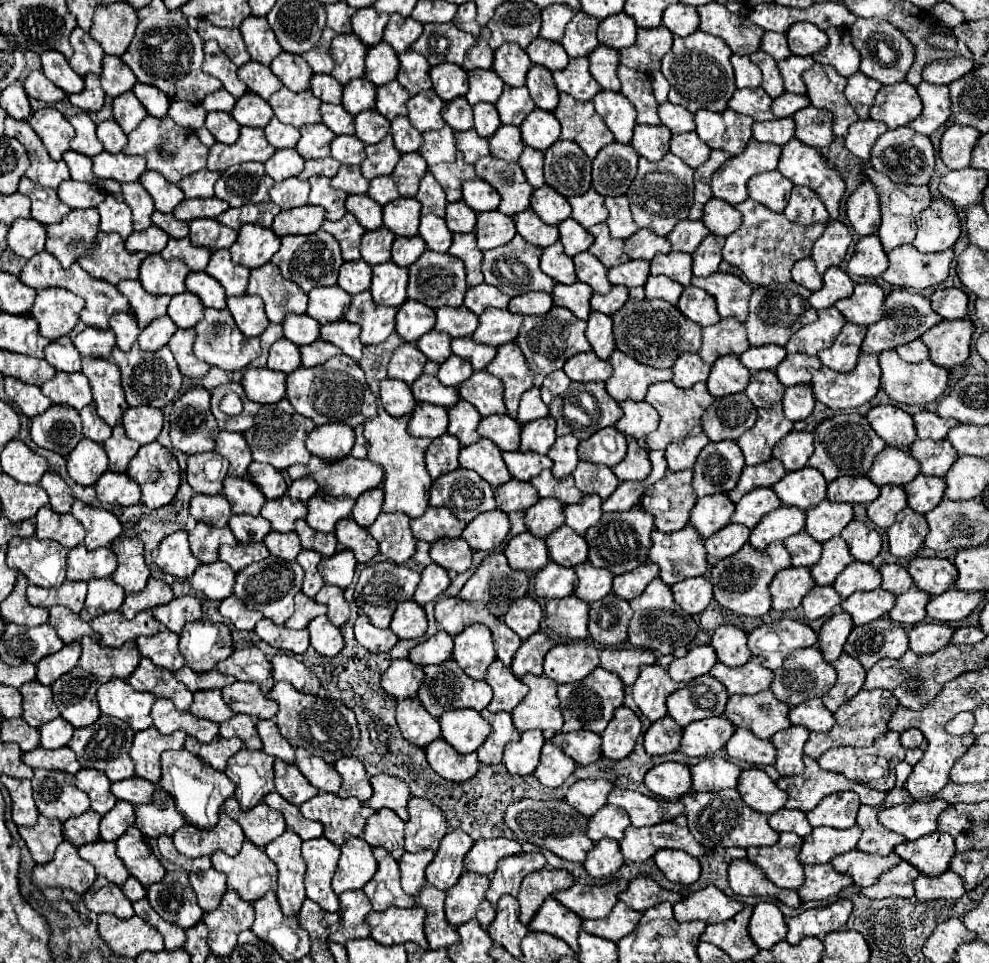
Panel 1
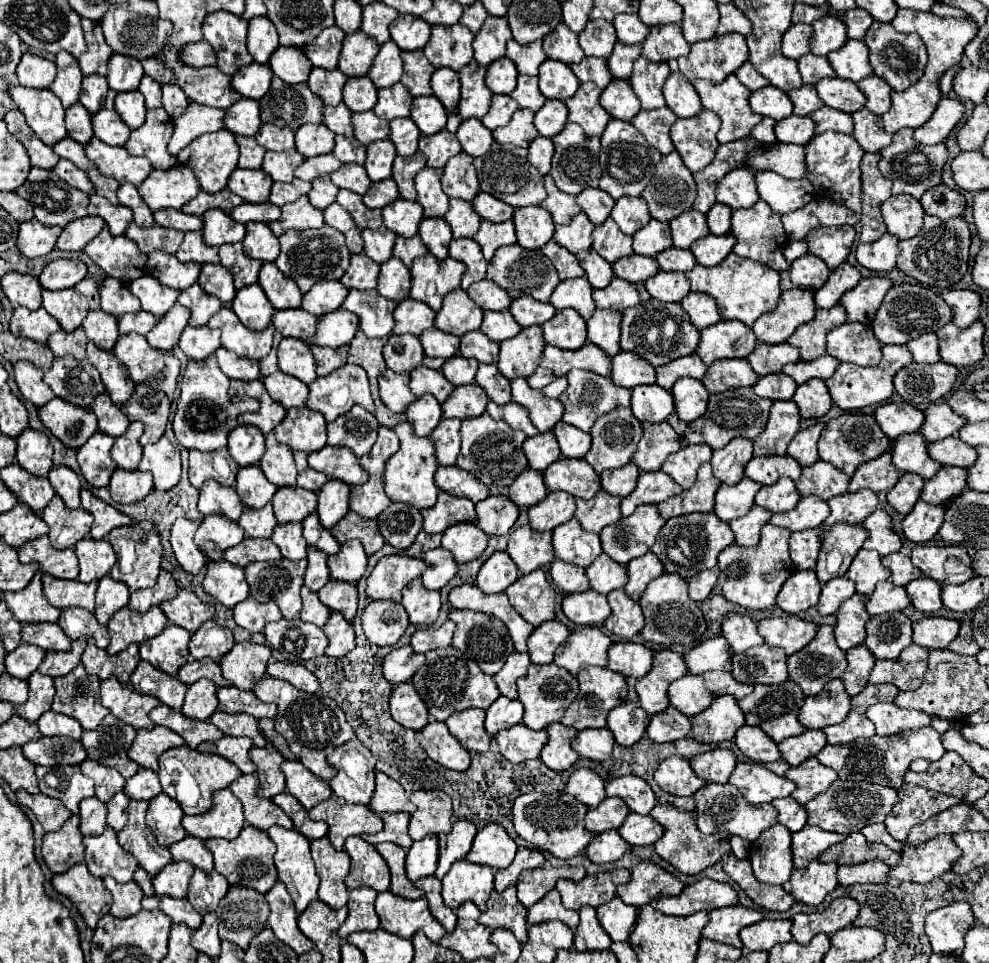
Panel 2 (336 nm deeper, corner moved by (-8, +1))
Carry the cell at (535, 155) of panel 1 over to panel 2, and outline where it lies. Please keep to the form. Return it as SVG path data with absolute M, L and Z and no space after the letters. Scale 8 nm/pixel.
M538 136L530 142L530 148L528 148L528 160L538 168L538 172L544 176L550 172L550 160L552 160L552 154L554 154L554 144L550 138L544 138L544 136Z

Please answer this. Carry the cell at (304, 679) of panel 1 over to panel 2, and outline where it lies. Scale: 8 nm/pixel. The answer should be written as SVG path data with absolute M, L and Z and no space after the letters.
M274 662L268 666L268 674L272 678L280 678L296 686L298 690L304 692L316 692L320 688L318 678L302 664L284 664L284 662Z

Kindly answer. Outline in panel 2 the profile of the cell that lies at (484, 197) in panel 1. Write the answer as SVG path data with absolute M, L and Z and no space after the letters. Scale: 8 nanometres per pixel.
M478 192L476 198L472 200L472 206L476 210L476 214L484 220L490 220L490 222L504 222L504 220L510 220L512 218L512 212L514 208L500 202L498 198L486 194L486 192Z

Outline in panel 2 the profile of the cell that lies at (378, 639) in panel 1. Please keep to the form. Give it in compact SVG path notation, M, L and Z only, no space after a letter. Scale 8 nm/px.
M368 602L362 612L364 634L376 646L394 646L408 624L408 614L398 602Z

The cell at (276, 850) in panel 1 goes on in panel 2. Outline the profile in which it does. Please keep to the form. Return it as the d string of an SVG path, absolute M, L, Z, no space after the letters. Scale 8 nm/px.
M272 826L268 836L278 848L274 854L278 880L286 884L296 910L304 912L306 906L316 898L320 884L310 856L310 840L294 828L286 830L278 826Z

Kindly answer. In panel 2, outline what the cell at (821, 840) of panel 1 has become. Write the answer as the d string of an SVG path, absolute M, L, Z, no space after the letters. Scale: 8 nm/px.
M804 826L800 832L792 834L792 854L794 868L806 868L810 862L818 860L818 856L832 844L838 844L846 838L846 834L826 832L818 826Z

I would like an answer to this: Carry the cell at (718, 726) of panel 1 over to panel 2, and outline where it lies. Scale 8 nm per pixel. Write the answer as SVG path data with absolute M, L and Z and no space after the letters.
M718 696L704 712L690 720L694 740L706 744L734 740L738 728L744 726L744 714L732 696Z

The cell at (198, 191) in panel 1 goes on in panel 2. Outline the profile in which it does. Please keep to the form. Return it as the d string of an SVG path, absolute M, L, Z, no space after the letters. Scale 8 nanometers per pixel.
M222 128L190 142L182 152L178 152L178 162L194 170L204 192L216 194L226 188L230 174L236 170L238 156L236 136Z

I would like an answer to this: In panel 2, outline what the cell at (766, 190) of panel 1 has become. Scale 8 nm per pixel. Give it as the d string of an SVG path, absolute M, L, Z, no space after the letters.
M760 172L756 174L758 194L776 214L794 212L806 206L814 198L814 188L808 178L788 180L776 172Z

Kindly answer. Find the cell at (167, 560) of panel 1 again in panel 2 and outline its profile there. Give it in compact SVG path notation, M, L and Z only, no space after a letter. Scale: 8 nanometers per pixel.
M180 518L174 522L172 534L170 534L170 544L172 544L174 556L188 574L198 574L200 568L206 564L206 556L194 544L196 528L198 528L198 520Z

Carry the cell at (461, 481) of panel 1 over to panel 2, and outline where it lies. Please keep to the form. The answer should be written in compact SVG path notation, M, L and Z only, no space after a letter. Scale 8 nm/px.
M456 466L438 468L436 486L442 492L448 492L452 496L466 496L474 504L480 502L480 500L486 500L490 496L486 484L478 482L470 472L462 470L462 468L456 468Z

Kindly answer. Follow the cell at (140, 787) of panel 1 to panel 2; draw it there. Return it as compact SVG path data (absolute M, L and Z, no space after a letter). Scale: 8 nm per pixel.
M140 770L136 776L126 780L124 792L132 798L132 800L152 800L154 796L158 796L160 790L160 782L158 782L158 774L154 770Z

